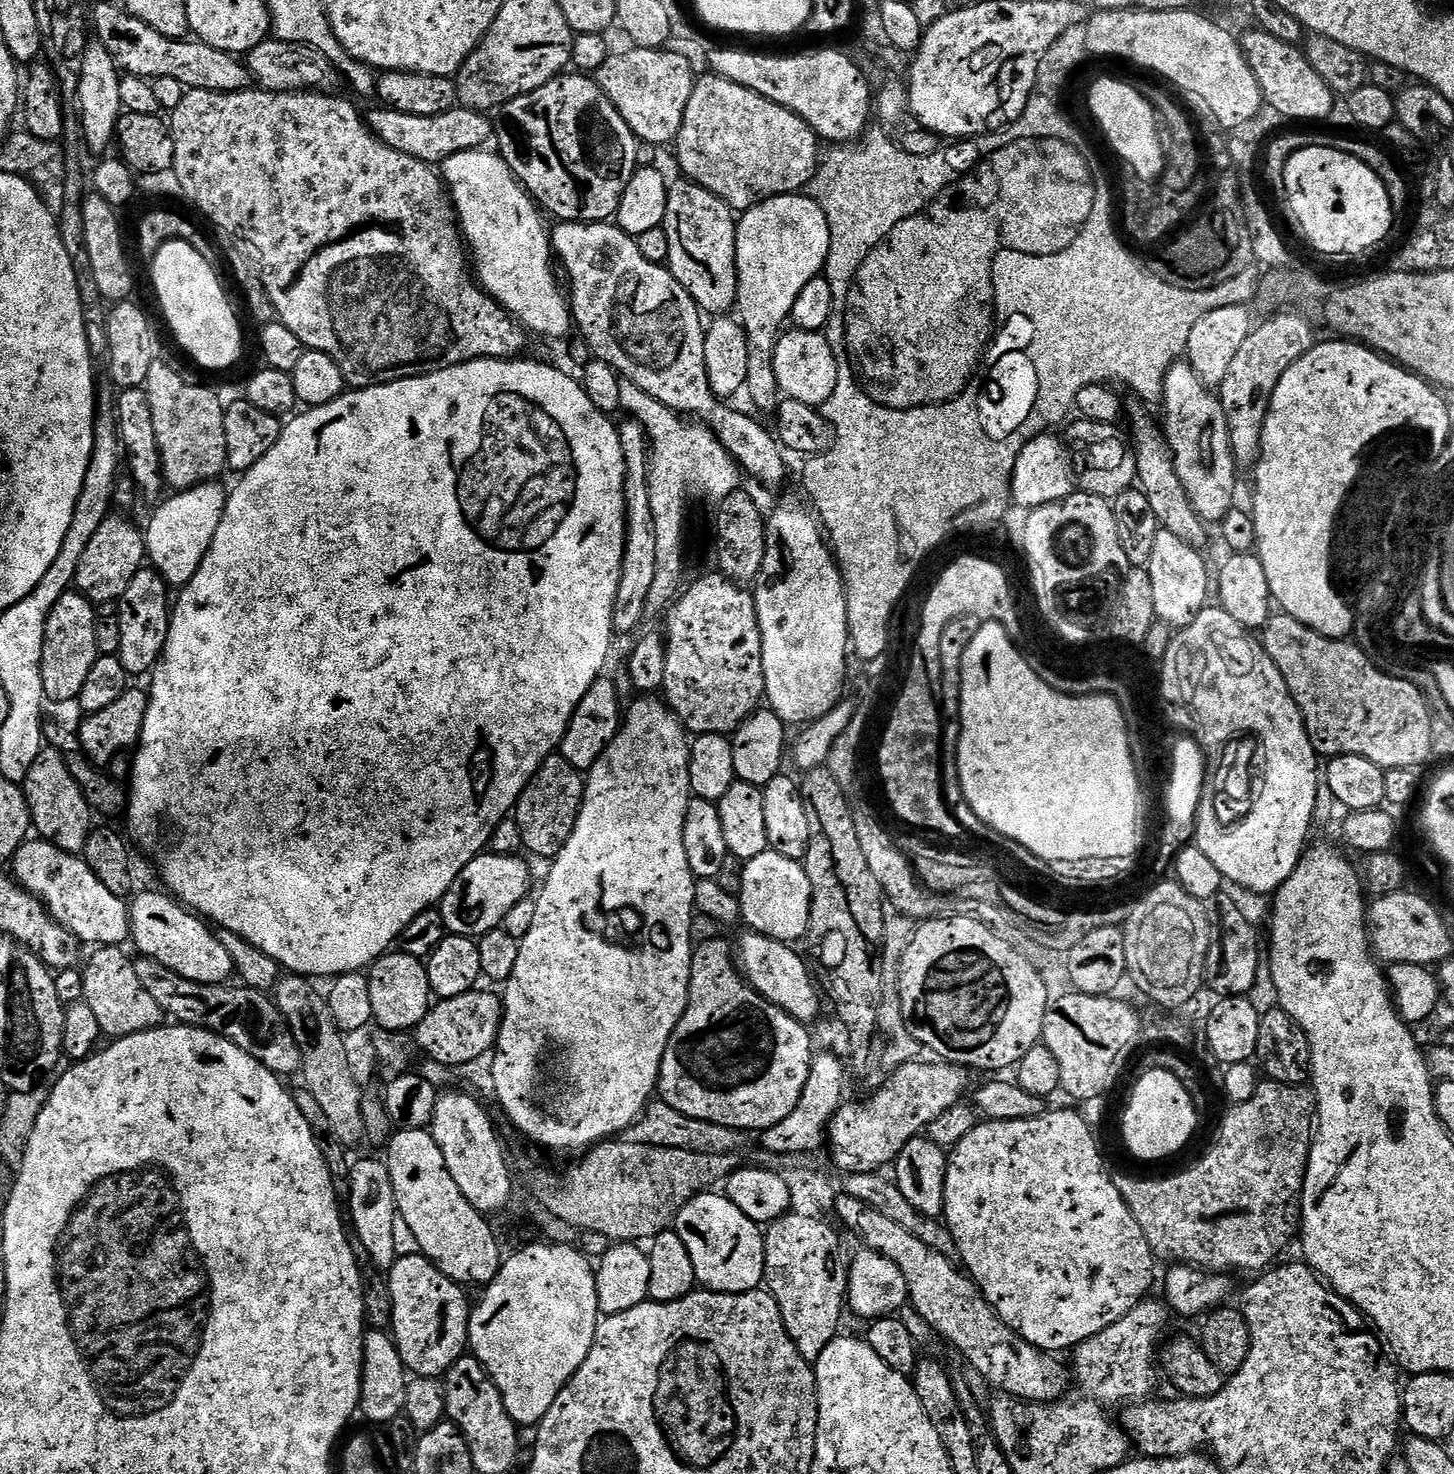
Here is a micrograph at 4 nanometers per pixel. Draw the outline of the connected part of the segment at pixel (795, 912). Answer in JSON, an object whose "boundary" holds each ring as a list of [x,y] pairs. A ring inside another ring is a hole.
{"boundary":[[[771,850],[758,854],[758,858],[745,863],[738,899],[743,923],[748,923],[751,931],[785,942],[803,941],[807,937],[812,887],[801,861],[782,858],[782,854]]]}

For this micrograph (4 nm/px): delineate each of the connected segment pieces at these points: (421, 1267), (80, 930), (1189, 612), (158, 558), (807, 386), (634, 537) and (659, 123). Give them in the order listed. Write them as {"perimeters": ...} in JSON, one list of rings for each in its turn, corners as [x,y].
{"perimeters":[[[[423,1254],[415,1255],[401,1255],[386,1272],[390,1298],[394,1302],[390,1335],[396,1342],[404,1367],[413,1377],[440,1378],[469,1347],[470,1303],[464,1297],[465,1289],[461,1285],[442,1275]]],[[[39,838],[29,839],[21,844],[10,861],[10,872],[16,883],[22,885],[31,896],[37,896],[43,902],[48,913],[68,932],[72,932],[80,940],[81,945],[88,946],[124,946],[132,935],[132,914],[130,904],[125,897],[110,894],[102,882],[90,870],[90,866],[79,855],[60,852],[58,846],[49,844]]],[[[1161,531],[1154,538],[1154,550],[1150,553],[1147,569],[1151,585],[1154,586],[1155,619],[1167,624],[1172,630],[1190,626],[1194,618],[1209,603],[1206,592],[1205,557],[1197,549],[1191,548],[1182,538],[1174,538],[1174,534]]],[[[220,482],[199,484],[185,492],[172,494],[165,504],[157,506],[156,513],[149,518],[148,528],[143,529],[144,550],[151,567],[160,573],[169,589],[185,588],[194,574],[198,574],[198,566],[202,566],[210,550],[210,542],[214,542],[214,534],[218,534],[228,493],[229,489],[223,488]]],[[[785,331],[776,343],[776,377],[780,391],[787,399],[803,404],[822,406],[831,396],[837,395],[842,373],[836,365],[837,349],[827,340],[827,335],[818,332]]],[[[635,418],[628,422],[620,422],[619,441],[622,442],[623,458],[627,466],[624,476],[625,499],[625,545],[623,570],[624,577],[620,580],[620,593],[616,599],[616,613],[612,619],[612,627],[617,633],[632,632],[646,620],[647,598],[650,586],[653,585],[654,574],[657,573],[656,555],[656,524],[650,508],[648,463],[650,444],[646,428]]],[[[629,47],[629,52],[610,54],[594,74],[600,88],[614,102],[618,114],[645,145],[671,145],[682,130],[686,106],[697,77],[679,54],[658,48]]]]}

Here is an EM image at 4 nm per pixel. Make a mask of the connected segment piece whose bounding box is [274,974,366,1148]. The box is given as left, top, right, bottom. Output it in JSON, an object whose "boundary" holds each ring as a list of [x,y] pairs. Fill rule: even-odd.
{"boundary":[[[286,974],[274,989],[274,1002],[287,1018],[298,1044],[301,1061],[300,1076],[320,1108],[333,1136],[352,1148],[366,1136],[366,1120],[362,1110],[362,1090],[351,1060],[346,1054],[345,1035],[334,1022],[327,997],[318,992],[307,977]]]}

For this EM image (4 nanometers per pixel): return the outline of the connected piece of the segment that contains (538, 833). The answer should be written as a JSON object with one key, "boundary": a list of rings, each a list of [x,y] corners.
{"boundary":[[[559,754],[547,756],[530,782],[516,799],[514,819],[521,831],[521,842],[525,849],[536,856],[555,858],[566,846],[574,826],[578,822],[580,807],[584,801],[585,773],[579,772],[566,758]]]}

